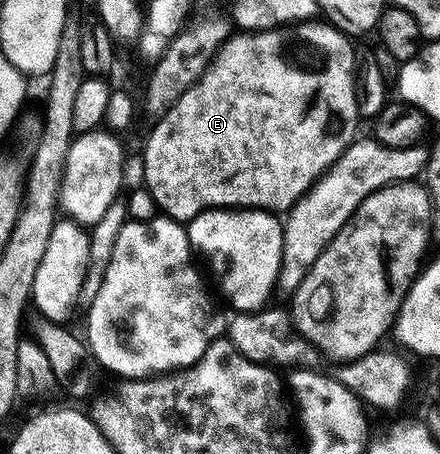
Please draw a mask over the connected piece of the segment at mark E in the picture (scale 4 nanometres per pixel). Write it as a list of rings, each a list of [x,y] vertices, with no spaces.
[[[308,21],[297,26],[300,28],[296,31],[296,51],[300,55],[292,55],[292,35],[288,31],[280,31],[284,29],[265,29],[251,33],[236,33],[240,35],[233,34],[217,53],[204,75],[160,115],[165,114],[153,125],[152,132],[149,133],[148,140],[144,143],[142,158],[144,187],[152,194],[157,208],[167,218],[187,221],[193,219],[198,213],[211,211],[214,207],[287,213],[331,169],[334,163],[342,157],[344,150],[357,138],[356,122],[361,122],[362,116],[356,104],[358,86],[356,51],[352,48],[351,41],[347,39],[349,36],[339,26],[336,28],[324,23],[312,22],[316,21]]]

